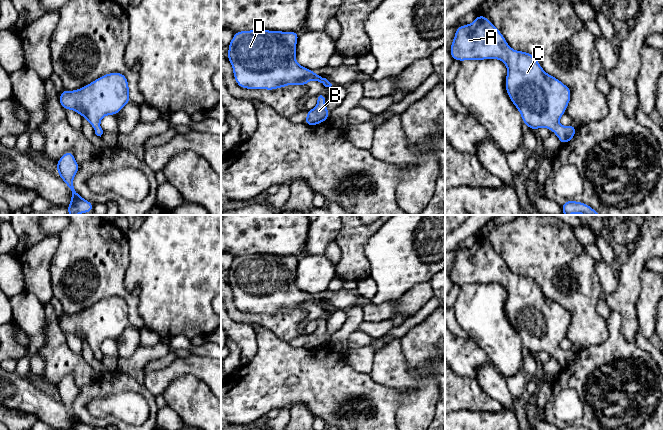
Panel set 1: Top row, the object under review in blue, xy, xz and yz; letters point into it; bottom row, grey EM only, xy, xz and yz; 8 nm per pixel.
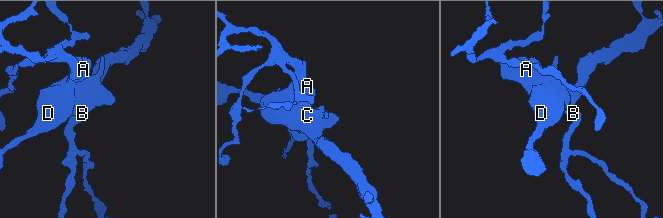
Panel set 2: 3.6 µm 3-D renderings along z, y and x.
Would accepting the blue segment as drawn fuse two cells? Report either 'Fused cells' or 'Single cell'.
Single cell

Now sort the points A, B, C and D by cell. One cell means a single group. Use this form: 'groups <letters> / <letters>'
groups A B C D

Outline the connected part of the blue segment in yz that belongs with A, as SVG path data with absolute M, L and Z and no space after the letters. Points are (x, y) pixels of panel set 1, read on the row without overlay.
M478 239L471 248L457 250L450 277L453 284L460 286L486 283L498 283L504 286L508 294L505 302L506 316L520 336L523 348L533 355L539 351L546 351L555 357L562 369L575 361L577 352L573 348L569 350L559 348L559 343L566 337L571 323L570 312L547 298L532 278L513 274L503 258L484 239Z

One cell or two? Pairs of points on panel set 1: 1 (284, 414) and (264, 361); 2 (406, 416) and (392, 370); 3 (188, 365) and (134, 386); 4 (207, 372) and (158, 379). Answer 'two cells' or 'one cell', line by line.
1: two cells
2: one cell
3: two cells
4: one cell

